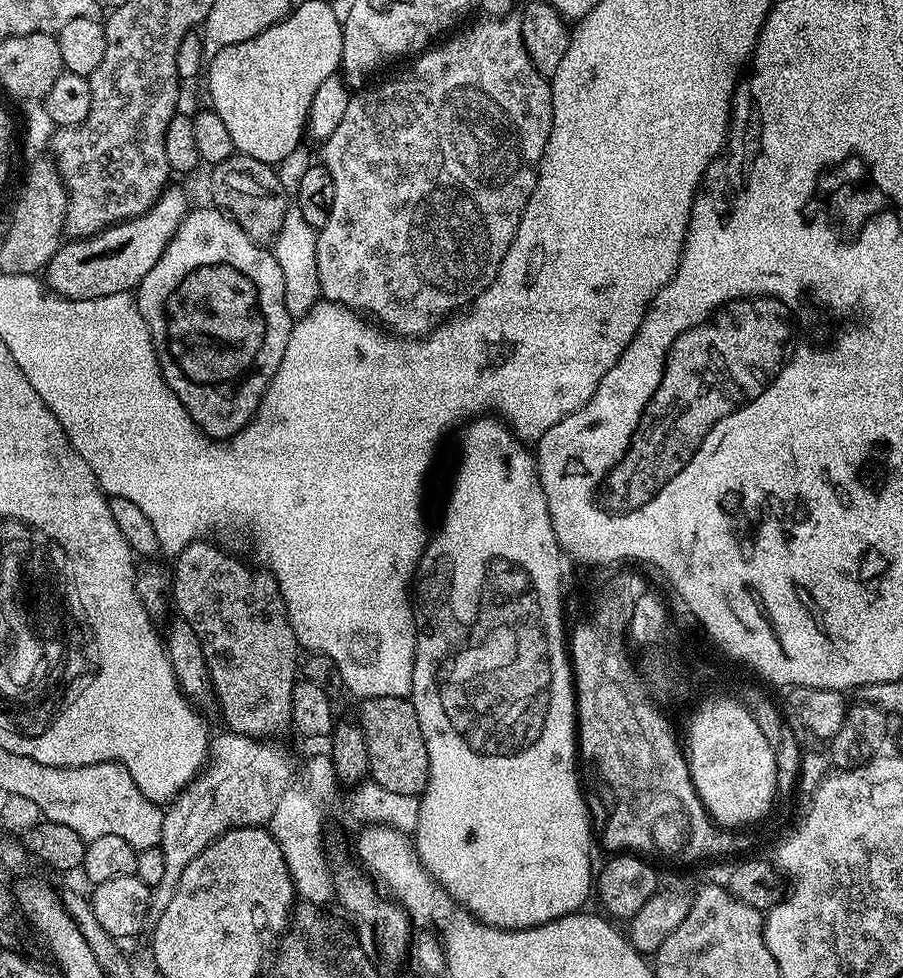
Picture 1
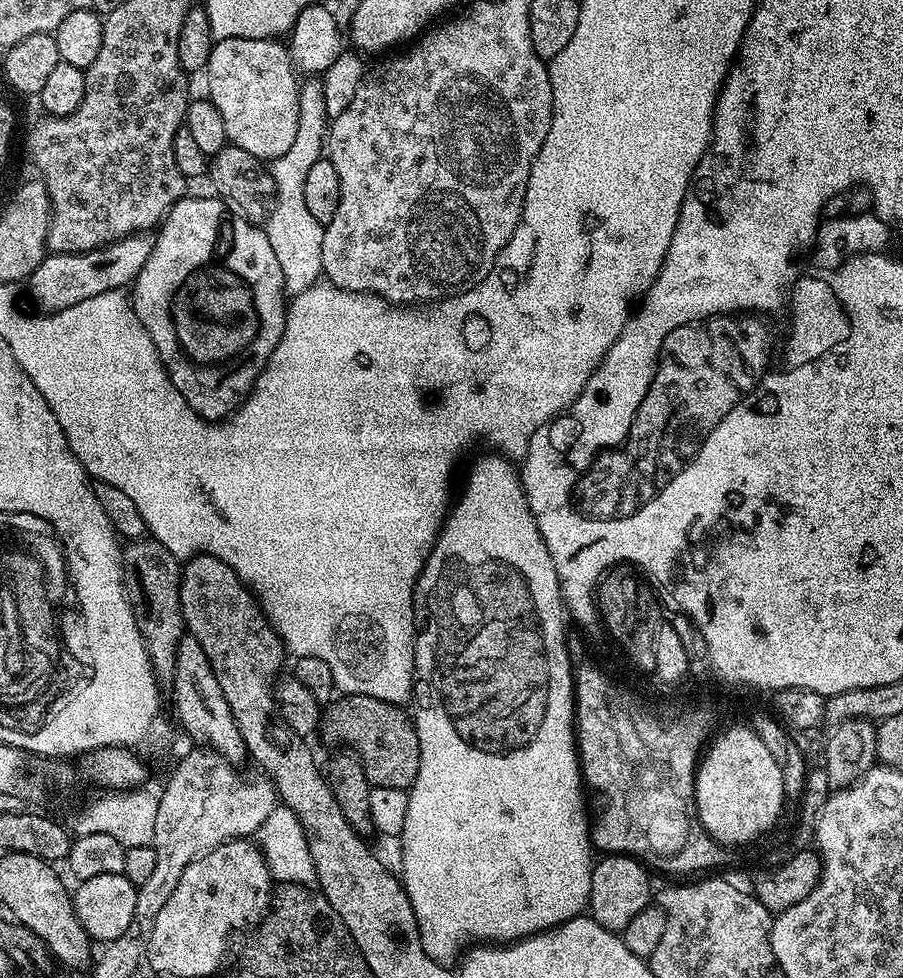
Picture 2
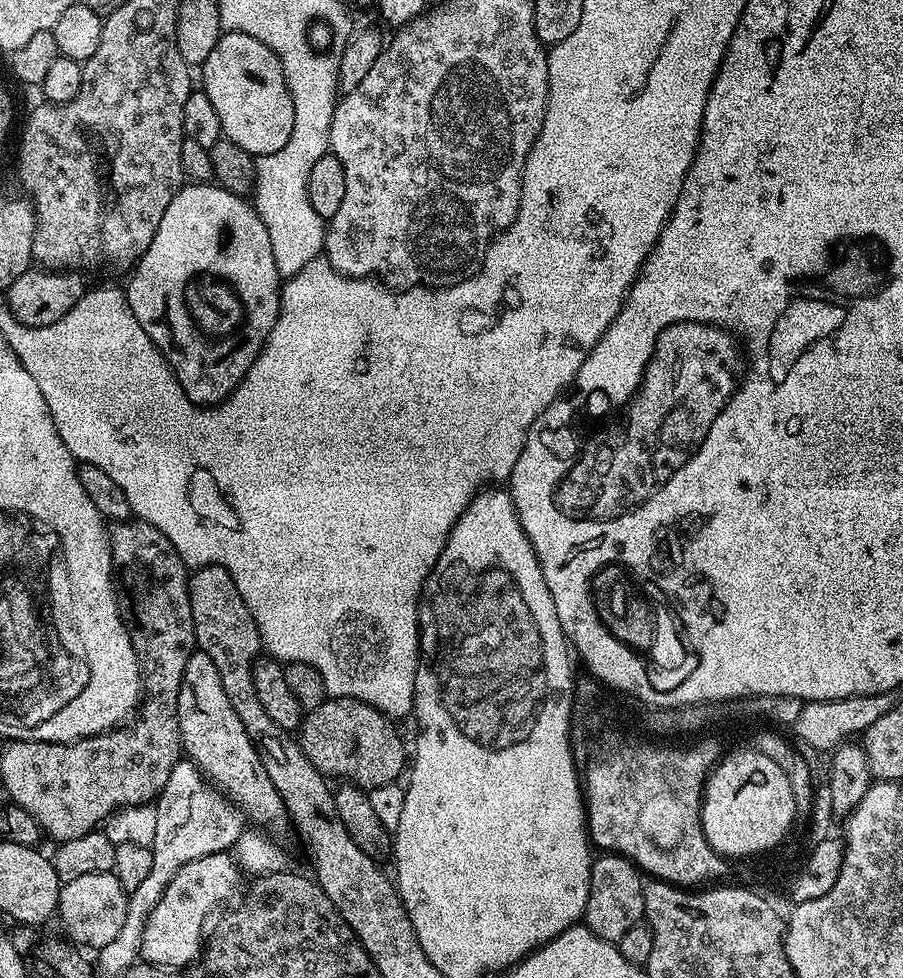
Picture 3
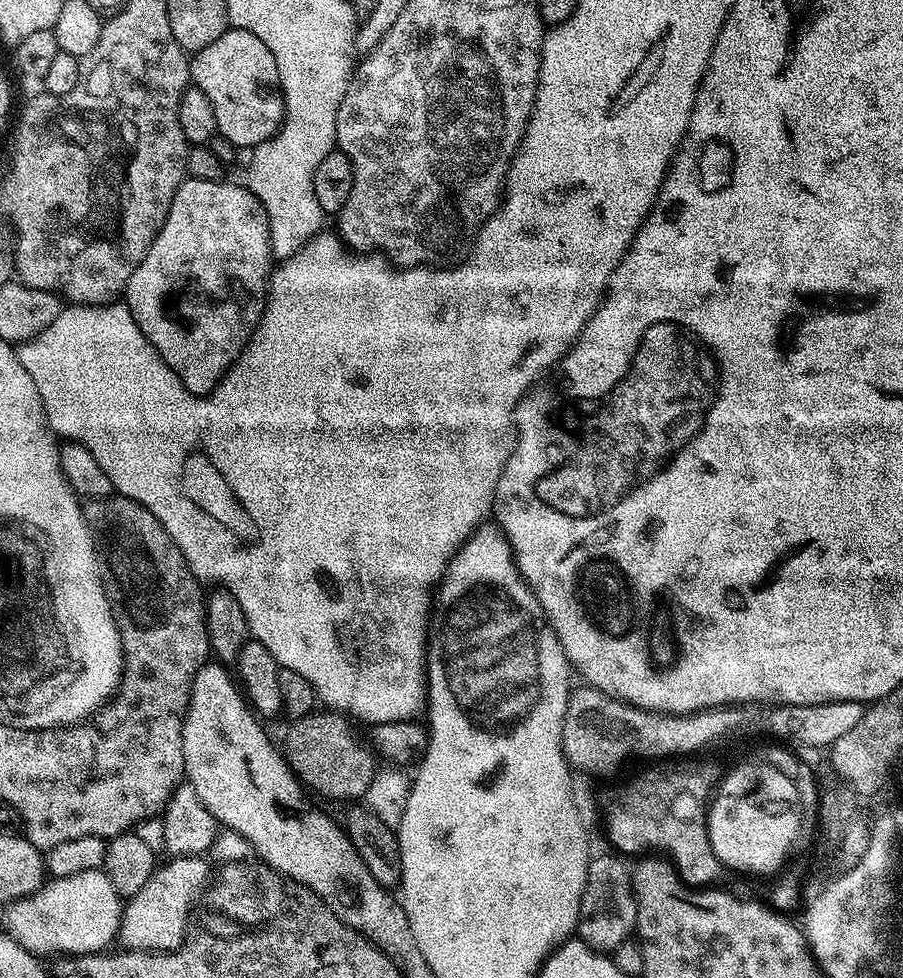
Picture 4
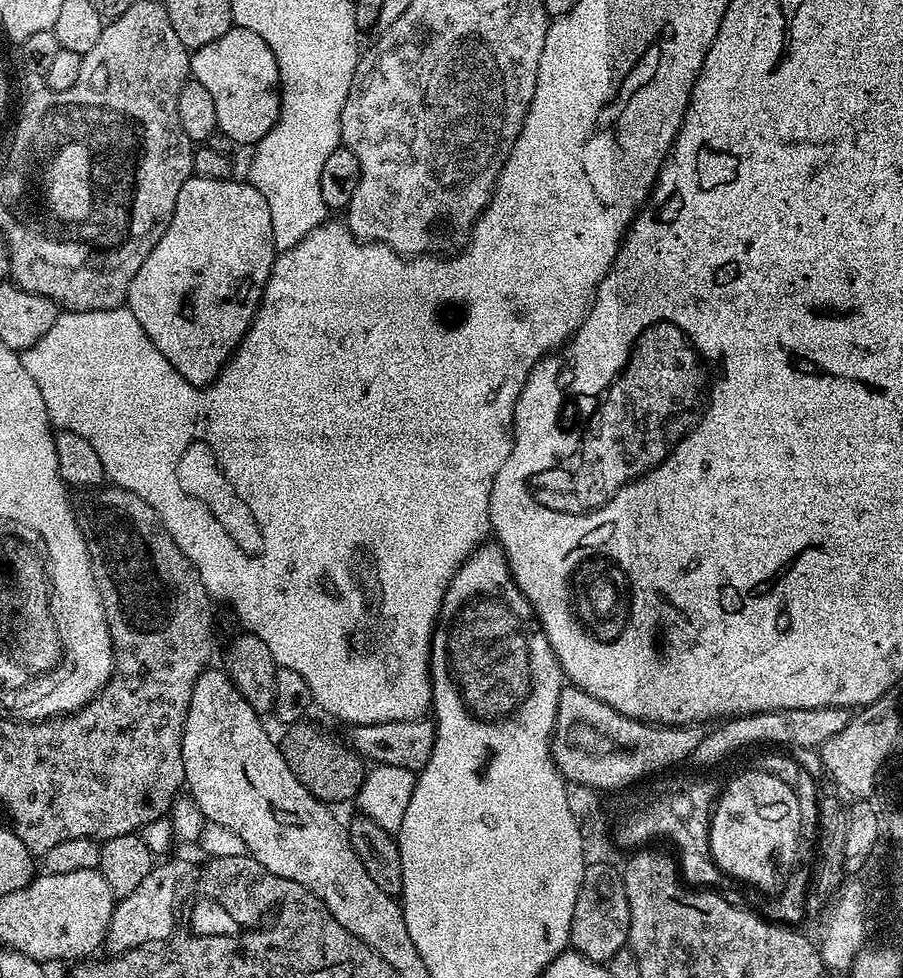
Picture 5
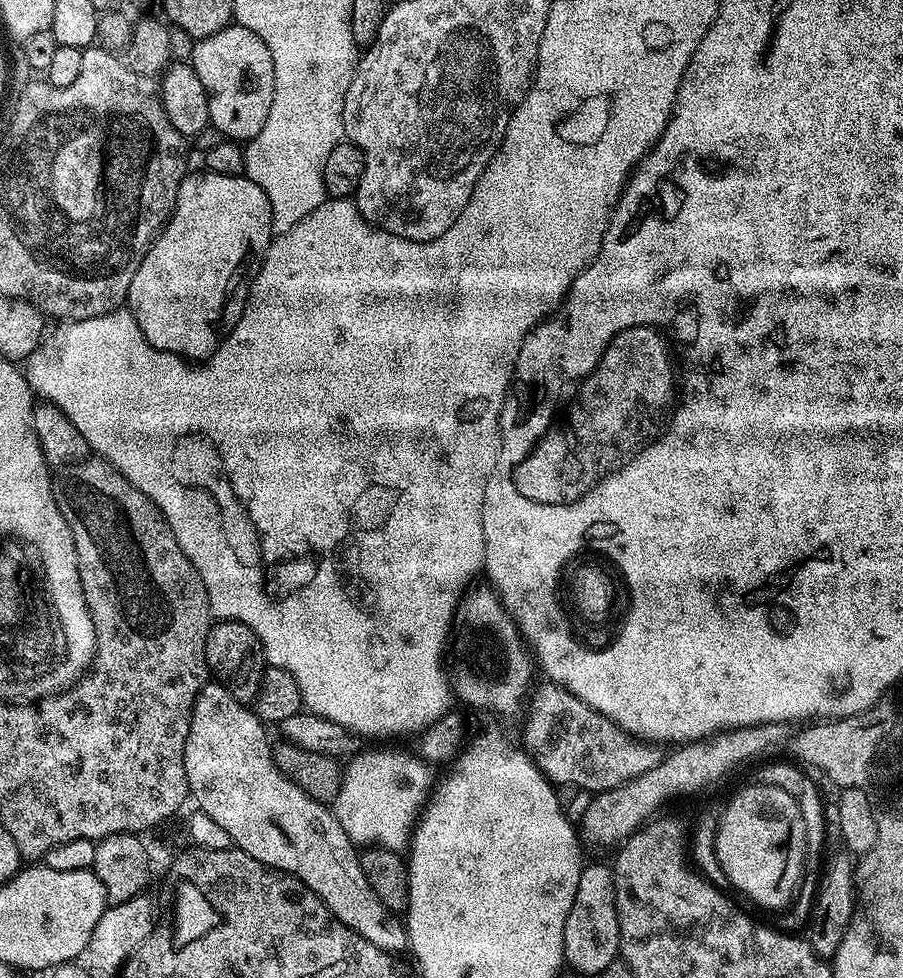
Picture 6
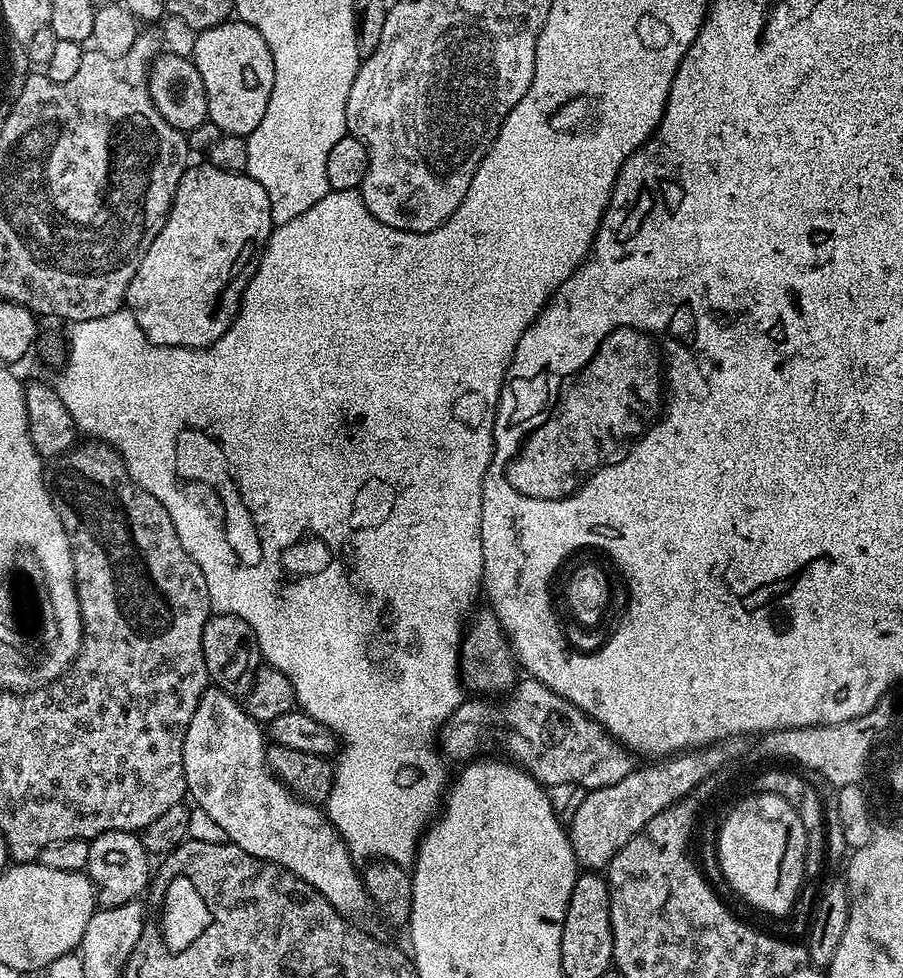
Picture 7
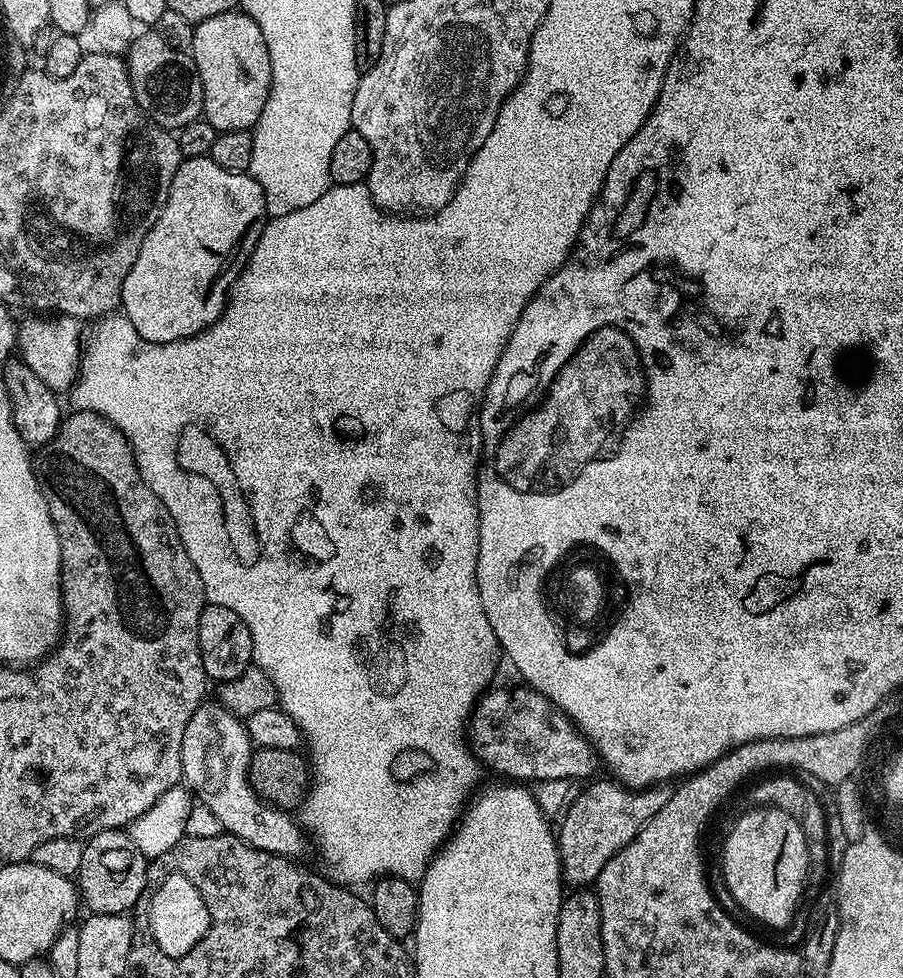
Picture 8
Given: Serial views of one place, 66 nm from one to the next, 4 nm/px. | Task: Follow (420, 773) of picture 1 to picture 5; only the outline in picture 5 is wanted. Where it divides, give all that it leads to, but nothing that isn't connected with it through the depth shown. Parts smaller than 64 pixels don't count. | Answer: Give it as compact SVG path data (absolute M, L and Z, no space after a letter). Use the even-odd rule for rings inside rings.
M308 723L289 724L283 729L284 737L279 737L278 743L282 758L286 758L286 766L290 766L294 778L298 778L298 782L302 782L302 786L323 804L337 806L343 800L355 801L366 775L365 761L341 737L339 740L326 729Z

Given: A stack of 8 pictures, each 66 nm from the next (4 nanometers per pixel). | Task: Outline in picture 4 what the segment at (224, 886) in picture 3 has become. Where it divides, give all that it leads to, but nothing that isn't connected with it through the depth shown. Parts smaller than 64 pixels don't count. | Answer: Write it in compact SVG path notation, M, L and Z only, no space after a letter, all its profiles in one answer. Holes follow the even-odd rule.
M203 855L178 856L169 859L168 865L157 867L156 873L123 905L120 918L119 943L128 950L143 950L157 954L165 951L164 932L168 932L169 949L175 950L184 943L188 928L188 915L192 903L208 884L209 861Z

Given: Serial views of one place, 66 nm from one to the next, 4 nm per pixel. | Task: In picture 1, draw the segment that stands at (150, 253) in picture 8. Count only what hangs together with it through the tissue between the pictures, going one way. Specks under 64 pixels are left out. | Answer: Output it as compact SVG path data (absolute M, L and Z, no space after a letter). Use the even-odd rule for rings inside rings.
M215 206L207 207L193 207L184 217L184 221L178 226L178 230L174 234L174 238L170 238L162 258L158 258L154 270L150 270L150 274L146 274L146 278L142 278L142 282L139 288L135 289L134 295L142 318L146 318L146 326L152 335L152 344L156 348L156 357L160 363L160 369L170 386L170 390L174 390L174 394L178 394L178 398L190 414L190 418L211 440L231 440L252 421L262 398L268 393L270 382L286 354L286 342L292 333L294 317L286 310L284 287L282 286L282 266L278 266L275 251L268 249L267 252L264 249L267 247L263 243L251 240L246 234L246 230L242 230L239 222L232 219L227 212Z

